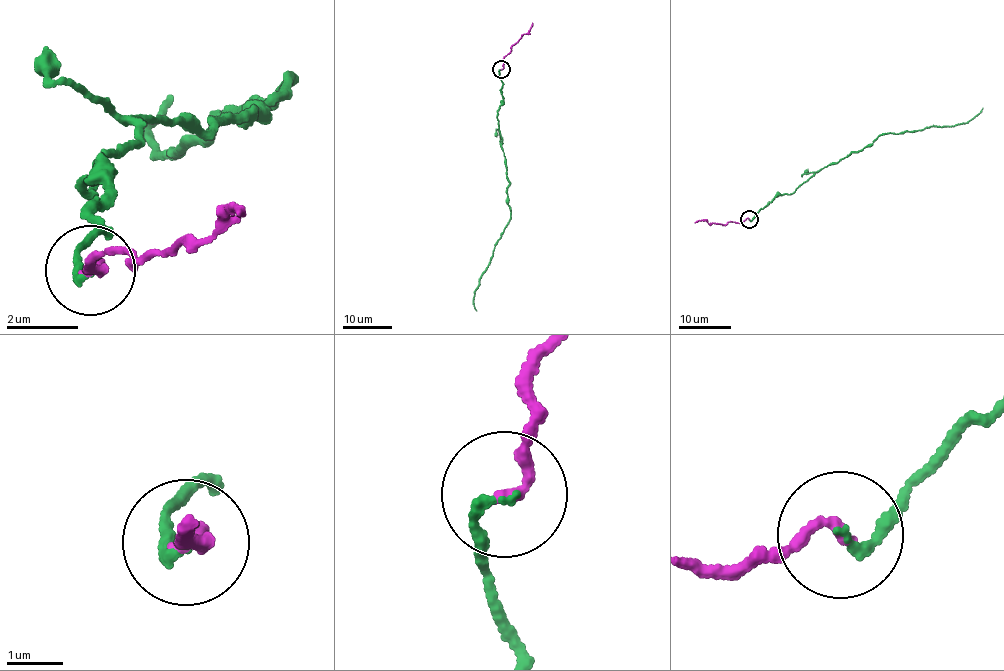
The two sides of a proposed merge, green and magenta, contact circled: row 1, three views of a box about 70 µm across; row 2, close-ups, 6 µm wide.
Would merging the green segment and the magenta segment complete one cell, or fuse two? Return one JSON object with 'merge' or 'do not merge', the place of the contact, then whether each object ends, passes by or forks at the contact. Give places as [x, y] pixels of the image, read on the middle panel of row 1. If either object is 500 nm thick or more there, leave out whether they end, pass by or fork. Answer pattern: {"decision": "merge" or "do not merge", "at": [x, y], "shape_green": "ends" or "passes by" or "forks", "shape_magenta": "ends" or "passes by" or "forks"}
{"decision": "merge", "at": [501, 69], "shape_green": "ends", "shape_magenta": "ends"}

